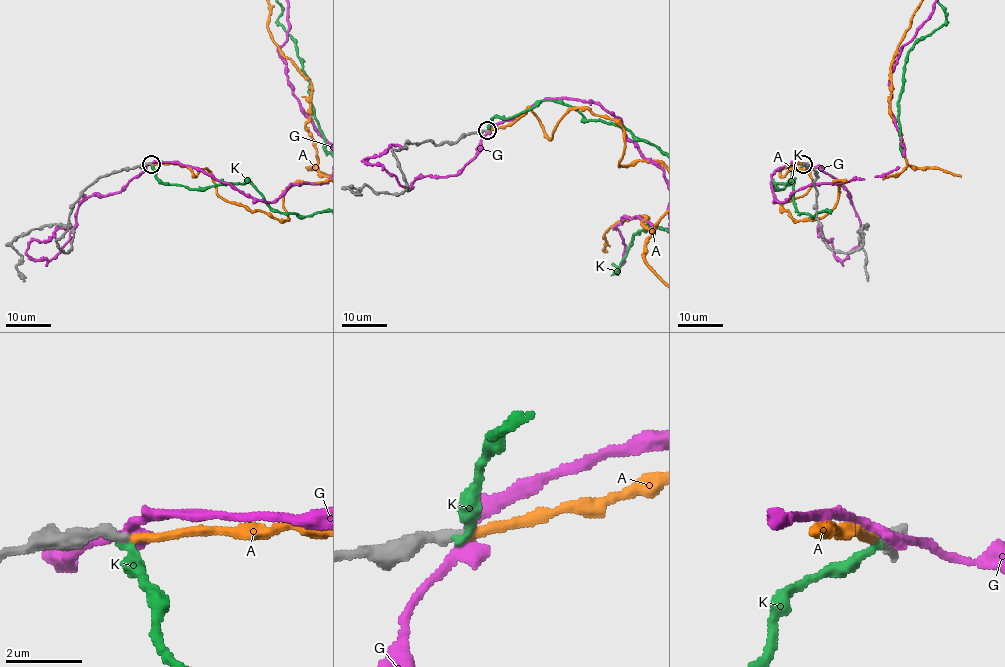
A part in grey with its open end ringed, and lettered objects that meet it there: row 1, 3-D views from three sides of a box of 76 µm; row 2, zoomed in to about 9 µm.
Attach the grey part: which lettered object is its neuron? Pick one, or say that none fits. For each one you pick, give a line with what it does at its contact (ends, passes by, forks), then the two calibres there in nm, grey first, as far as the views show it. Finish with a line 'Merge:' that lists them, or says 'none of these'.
A: it ends | 320/200 nm
Merge: A

